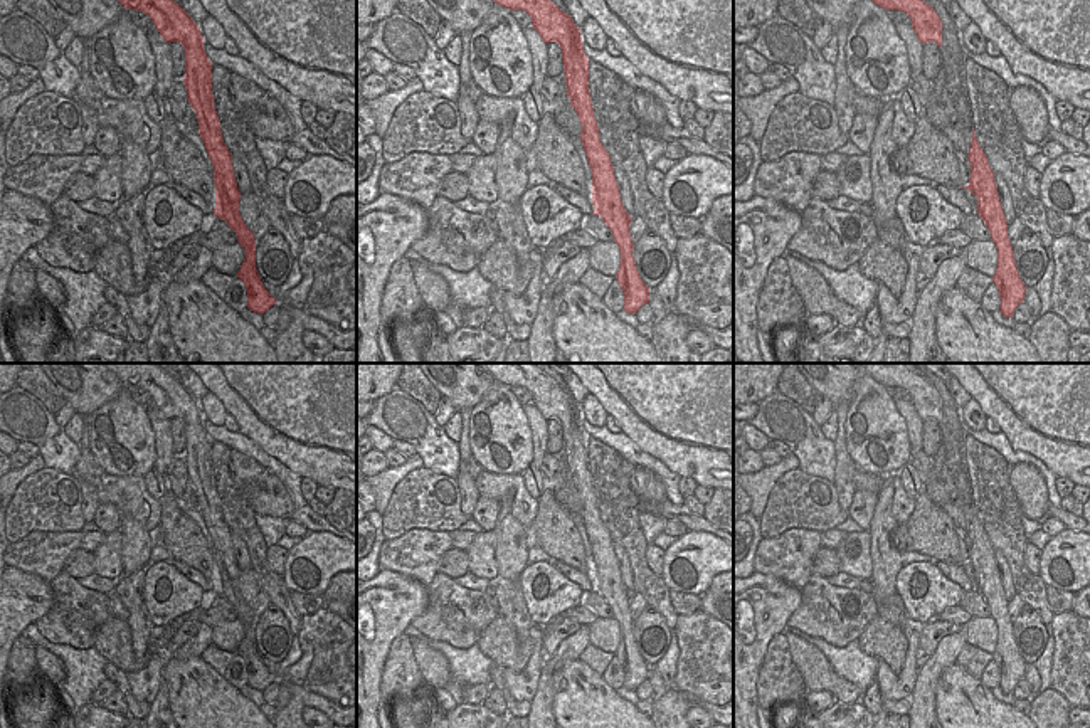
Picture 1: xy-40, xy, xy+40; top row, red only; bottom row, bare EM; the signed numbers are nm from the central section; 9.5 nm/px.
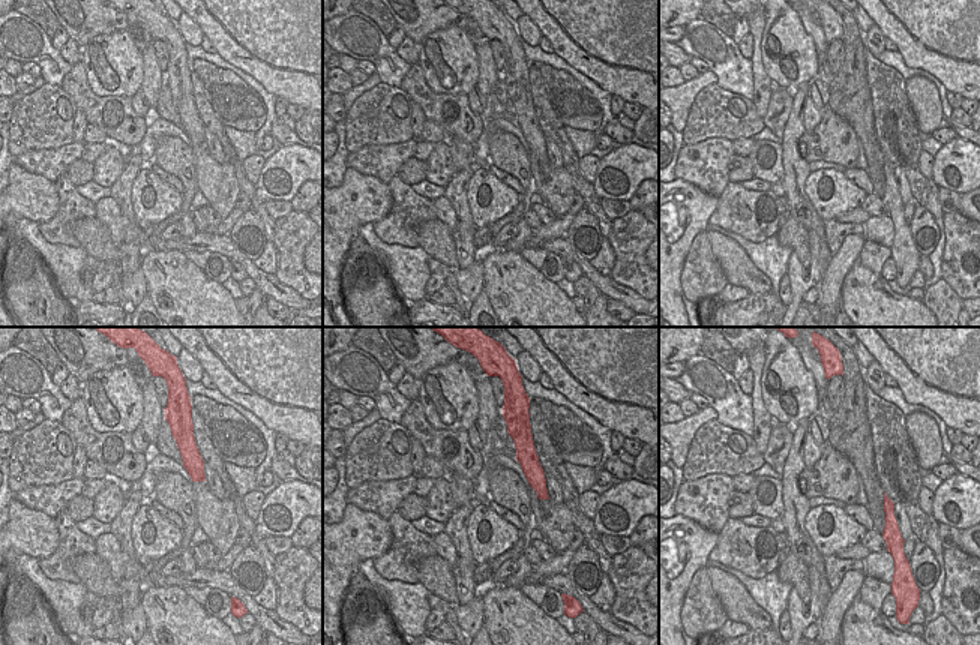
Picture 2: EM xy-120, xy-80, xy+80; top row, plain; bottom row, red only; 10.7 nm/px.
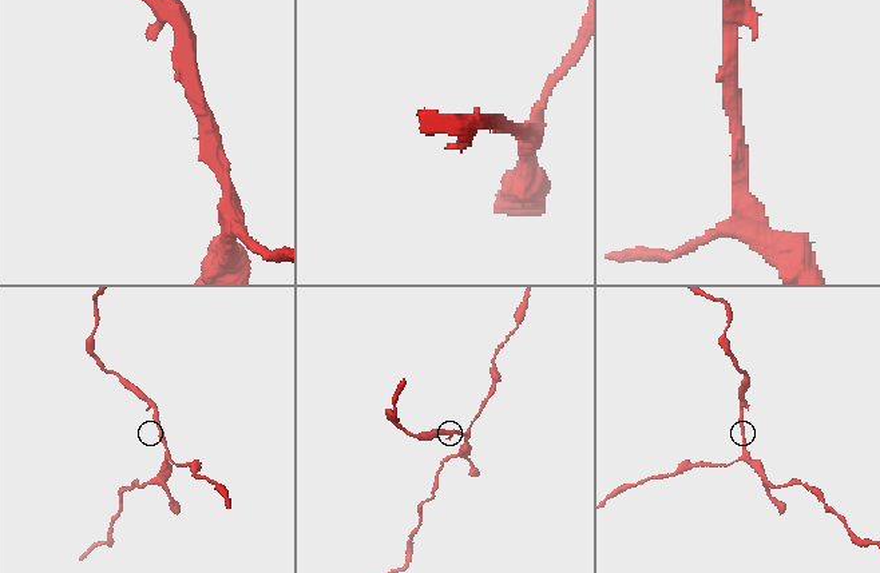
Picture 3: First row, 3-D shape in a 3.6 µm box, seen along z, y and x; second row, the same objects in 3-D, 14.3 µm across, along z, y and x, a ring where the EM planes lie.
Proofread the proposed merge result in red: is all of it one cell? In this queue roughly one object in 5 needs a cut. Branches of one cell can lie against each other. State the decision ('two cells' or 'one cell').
one cell

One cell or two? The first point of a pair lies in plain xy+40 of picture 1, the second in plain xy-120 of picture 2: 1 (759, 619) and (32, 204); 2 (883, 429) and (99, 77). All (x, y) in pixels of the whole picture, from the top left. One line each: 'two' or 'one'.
1: one
2: one

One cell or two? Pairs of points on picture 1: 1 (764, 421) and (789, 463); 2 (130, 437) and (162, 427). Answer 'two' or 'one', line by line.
1: two
2: two

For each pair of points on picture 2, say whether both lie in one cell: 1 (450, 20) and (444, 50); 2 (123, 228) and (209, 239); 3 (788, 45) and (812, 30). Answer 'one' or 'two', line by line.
1: two
2: one
3: two

